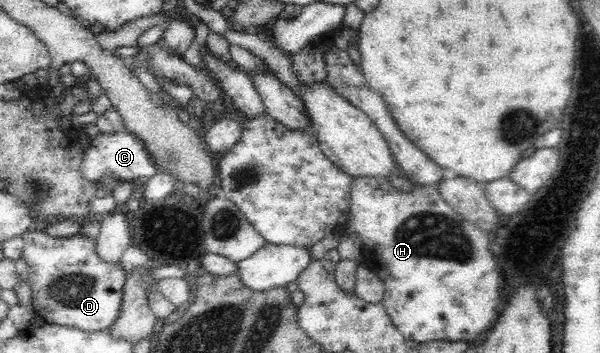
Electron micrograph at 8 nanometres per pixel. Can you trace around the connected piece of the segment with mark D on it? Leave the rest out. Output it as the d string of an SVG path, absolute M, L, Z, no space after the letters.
M32 229L22 235L25 240L21 257L29 266L29 284L32 289L32 308L37 317L51 325L66 325L81 331L103 331L113 325L119 317L123 288L126 282L125 274L119 263L103 261L96 252L96 239L80 234L73 237L51 237L44 231Z

